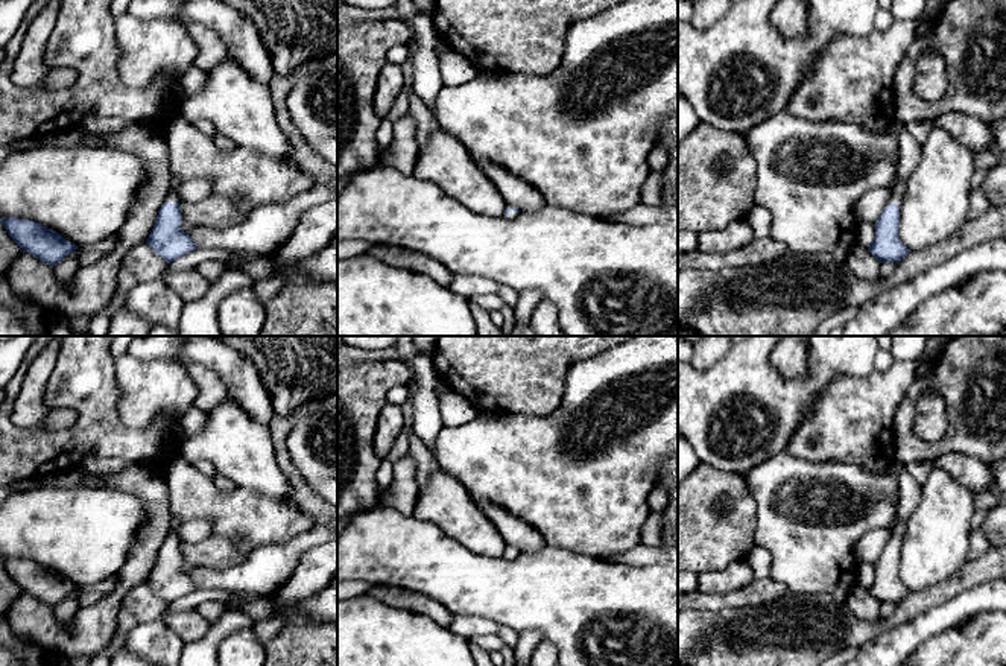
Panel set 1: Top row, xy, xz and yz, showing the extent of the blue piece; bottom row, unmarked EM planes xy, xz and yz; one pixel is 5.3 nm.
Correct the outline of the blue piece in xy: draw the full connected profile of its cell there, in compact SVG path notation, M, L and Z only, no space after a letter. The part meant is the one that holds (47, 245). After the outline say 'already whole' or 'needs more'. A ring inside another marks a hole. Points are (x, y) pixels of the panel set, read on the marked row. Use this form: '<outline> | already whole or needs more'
M3 217L0 220L6 233L24 252L35 255L50 266L56 266L70 252L79 249L59 233L38 222L18 217Z | already whole

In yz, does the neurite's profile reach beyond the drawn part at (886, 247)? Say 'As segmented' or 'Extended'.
Extended

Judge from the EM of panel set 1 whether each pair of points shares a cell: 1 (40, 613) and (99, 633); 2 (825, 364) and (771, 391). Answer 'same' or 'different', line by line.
1: same
2: same

